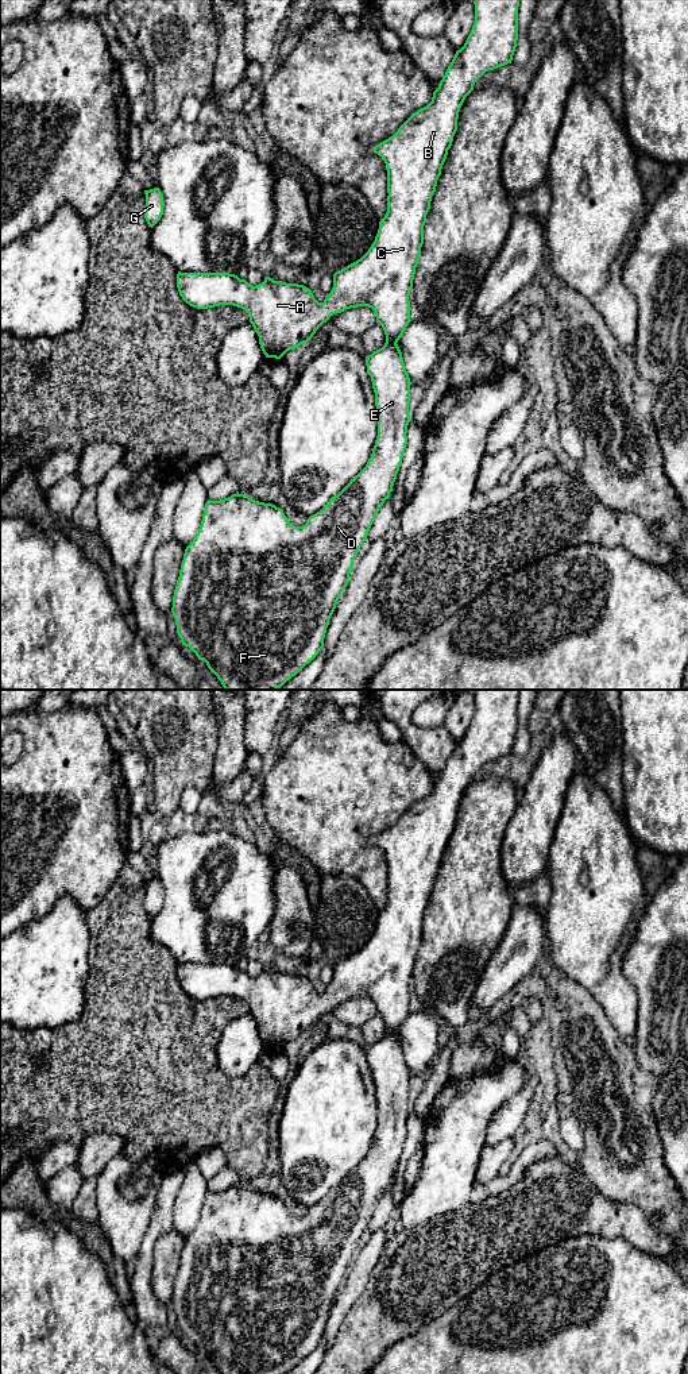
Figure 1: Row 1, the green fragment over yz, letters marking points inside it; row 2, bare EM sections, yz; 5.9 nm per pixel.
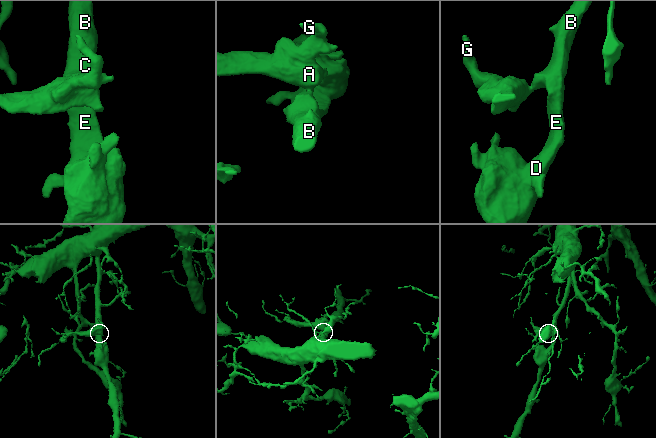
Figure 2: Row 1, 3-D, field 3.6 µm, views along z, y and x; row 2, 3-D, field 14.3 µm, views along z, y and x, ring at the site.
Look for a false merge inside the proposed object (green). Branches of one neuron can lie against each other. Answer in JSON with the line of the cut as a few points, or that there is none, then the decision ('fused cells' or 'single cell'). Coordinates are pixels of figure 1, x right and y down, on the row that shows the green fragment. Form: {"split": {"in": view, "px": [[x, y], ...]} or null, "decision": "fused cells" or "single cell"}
{"split": null, "decision": "single cell"}

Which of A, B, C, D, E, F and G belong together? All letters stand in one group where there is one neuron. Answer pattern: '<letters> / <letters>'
A B C D E F G

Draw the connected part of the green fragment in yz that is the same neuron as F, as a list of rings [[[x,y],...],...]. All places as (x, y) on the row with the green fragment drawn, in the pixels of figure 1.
[[[475,0],[475,23],[472,26],[472,30],[464,43],[464,46],[456,51],[451,65],[448,66],[445,76],[438,84],[438,88],[433,92],[432,101],[418,109],[417,112],[411,113],[411,116],[398,128],[398,131],[390,136],[389,139],[380,142],[374,147],[374,153],[383,158],[386,163],[387,170],[387,212],[383,219],[379,221],[379,229],[375,236],[374,243],[368,248],[368,251],[356,262],[348,265],[347,267],[336,271],[333,274],[333,287],[329,294],[325,296],[324,302],[318,302],[312,290],[304,285],[298,283],[286,283],[282,281],[274,281],[270,277],[266,277],[264,281],[256,286],[250,285],[246,279],[240,279],[235,274],[229,273],[181,273],[177,274],[177,287],[179,292],[179,296],[182,300],[189,304],[193,308],[197,309],[208,309],[214,308],[220,305],[233,305],[237,308],[244,309],[248,313],[250,323],[252,324],[255,332],[259,336],[259,344],[266,355],[266,358],[275,358],[281,359],[287,351],[298,348],[301,344],[308,343],[316,331],[329,320],[331,316],[336,313],[341,313],[351,308],[357,306],[368,306],[374,310],[376,323],[379,323],[384,331],[386,335],[386,343],[382,348],[374,351],[371,355],[366,356],[366,366],[367,366],[367,374],[371,377],[372,389],[375,393],[375,406],[378,413],[378,436],[375,440],[375,445],[372,448],[372,455],[368,459],[366,467],[353,478],[349,480],[349,483],[337,494],[335,495],[322,510],[317,512],[316,514],[310,516],[305,525],[302,526],[294,526],[289,522],[287,517],[285,516],[283,510],[277,507],[273,503],[264,503],[255,501],[248,497],[248,494],[232,494],[228,498],[220,499],[220,501],[206,501],[205,510],[202,514],[202,521],[200,525],[200,529],[197,534],[194,536],[193,541],[186,547],[183,553],[183,560],[179,570],[179,576],[177,580],[174,597],[173,597],[173,607],[171,613],[175,620],[177,625],[177,633],[181,638],[182,645],[189,647],[198,660],[204,660],[213,672],[217,679],[221,682],[223,687],[225,690],[279,690],[287,680],[290,680],[293,676],[295,676],[306,664],[309,664],[318,652],[324,648],[324,638],[326,633],[326,628],[329,625],[329,620],[336,609],[337,601],[341,595],[341,593],[345,590],[348,582],[349,582],[349,574],[353,566],[353,560],[362,547],[362,544],[367,540],[368,530],[379,512],[379,509],[383,506],[384,501],[389,499],[390,493],[393,491],[394,482],[397,479],[397,474],[399,471],[402,458],[405,455],[406,444],[407,444],[407,425],[411,421],[409,414],[409,402],[410,402],[410,378],[406,371],[402,352],[398,347],[398,340],[403,335],[406,327],[409,325],[410,320],[410,290],[413,287],[413,279],[415,274],[415,267],[418,265],[420,256],[421,256],[421,247],[424,244],[424,225],[426,223],[426,215],[430,209],[430,201],[432,196],[436,192],[437,180],[441,175],[442,165],[447,159],[448,150],[452,146],[453,136],[457,131],[457,119],[460,108],[465,100],[465,97],[474,90],[475,82],[488,70],[498,69],[500,66],[505,66],[507,63],[511,63],[513,55],[517,47],[518,40],[518,7],[519,0]]]

